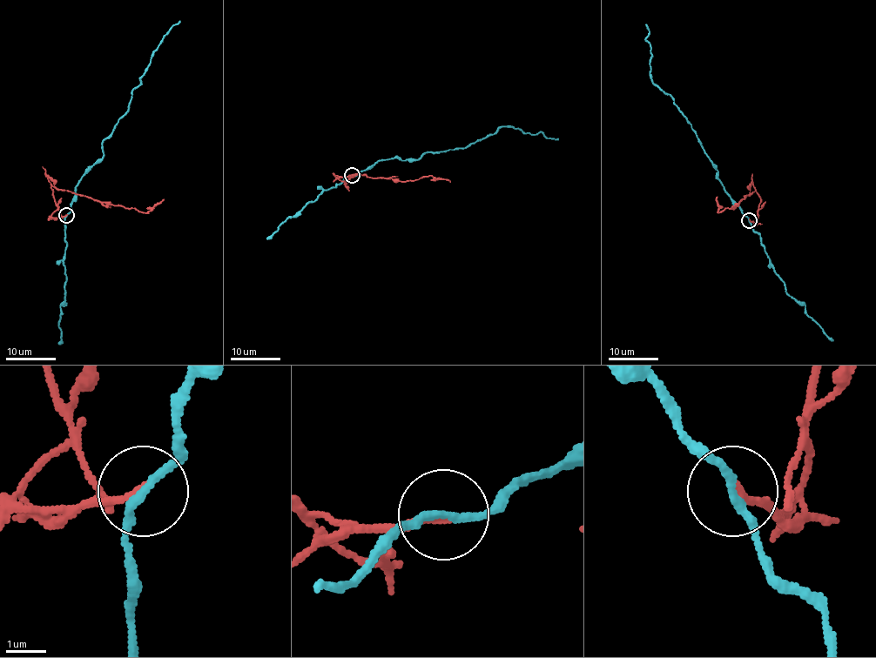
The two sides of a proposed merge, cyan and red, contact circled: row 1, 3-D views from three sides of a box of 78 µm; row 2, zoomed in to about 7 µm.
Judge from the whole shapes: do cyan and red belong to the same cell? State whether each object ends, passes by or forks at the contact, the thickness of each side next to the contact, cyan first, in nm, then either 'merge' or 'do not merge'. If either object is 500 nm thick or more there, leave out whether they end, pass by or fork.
cyan passes by; red ends there; 190 nm thick on the cyan side, 150 nm on the other; do not merge

